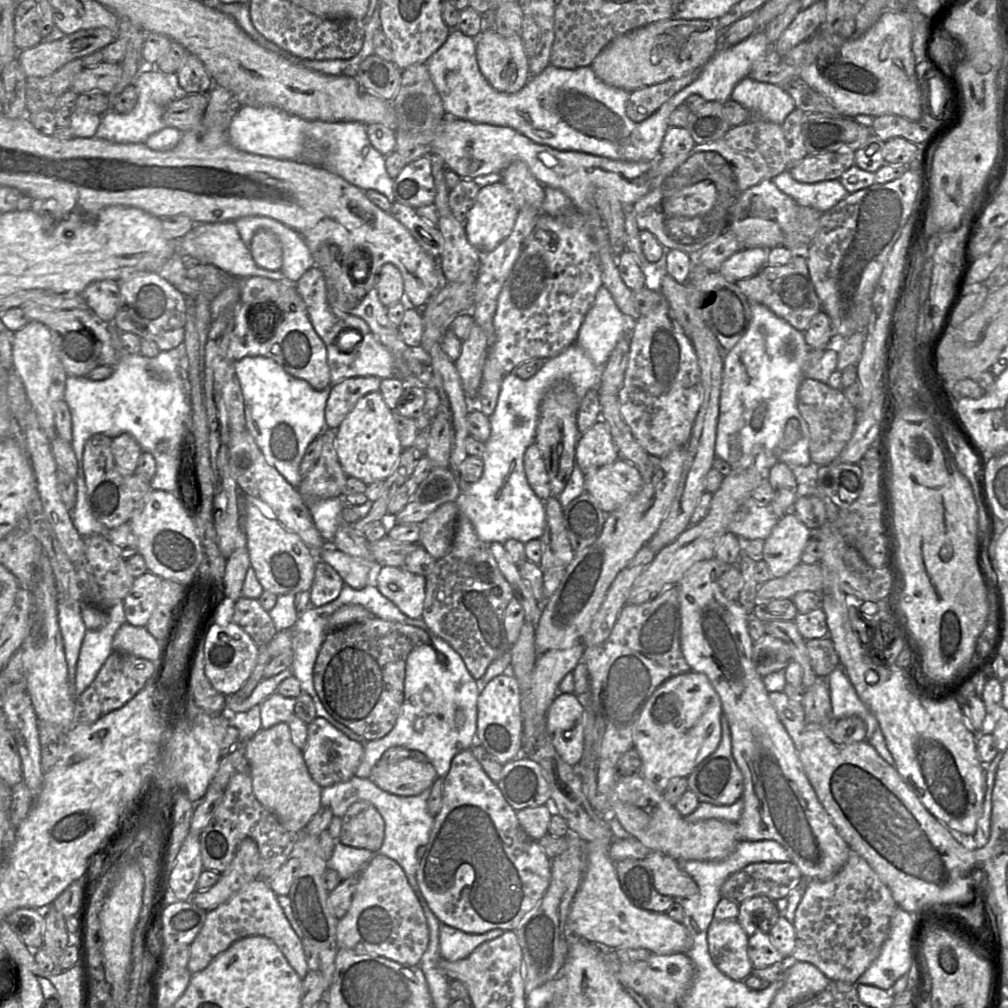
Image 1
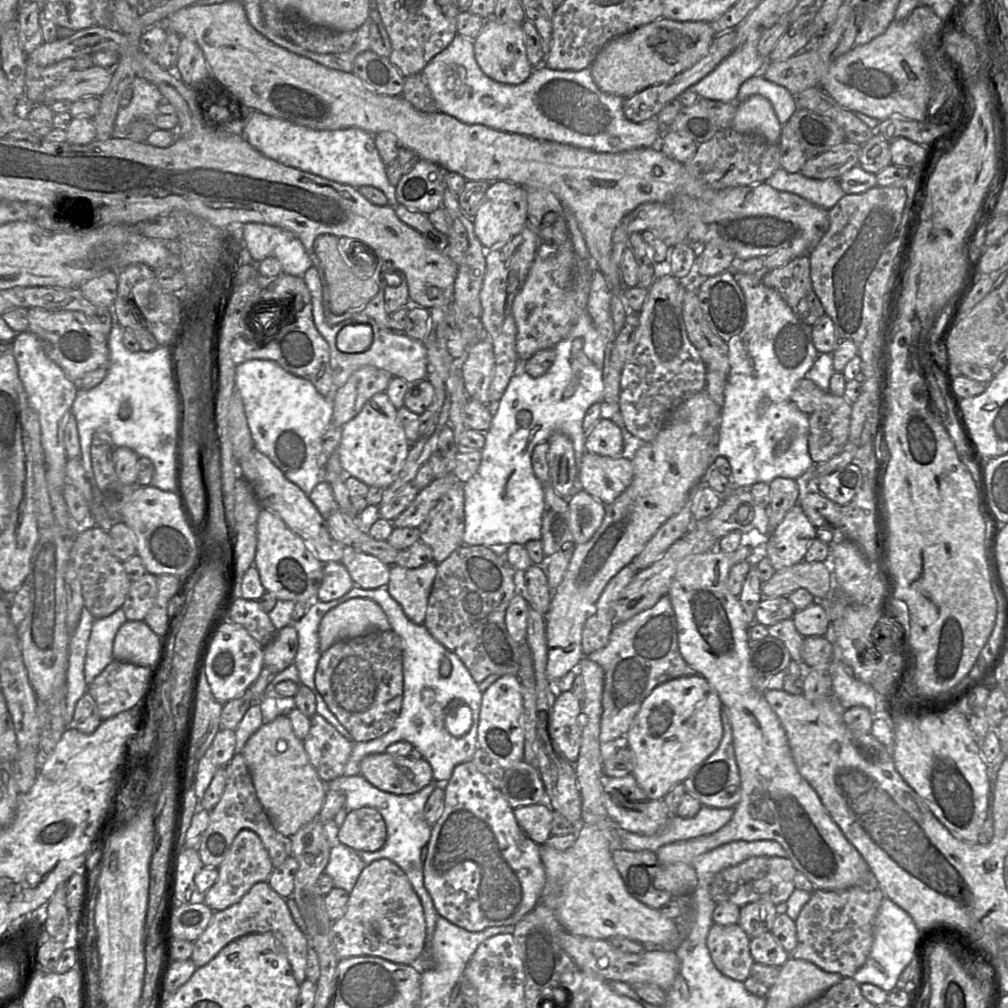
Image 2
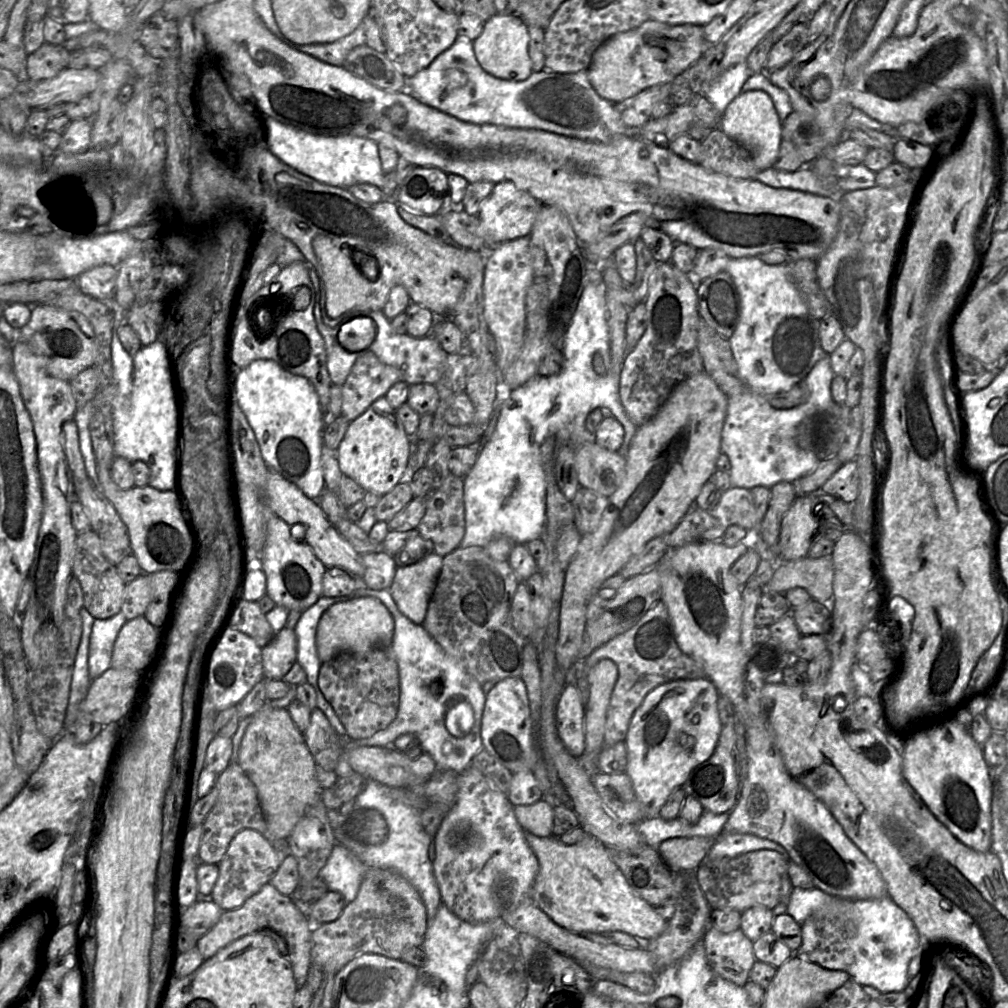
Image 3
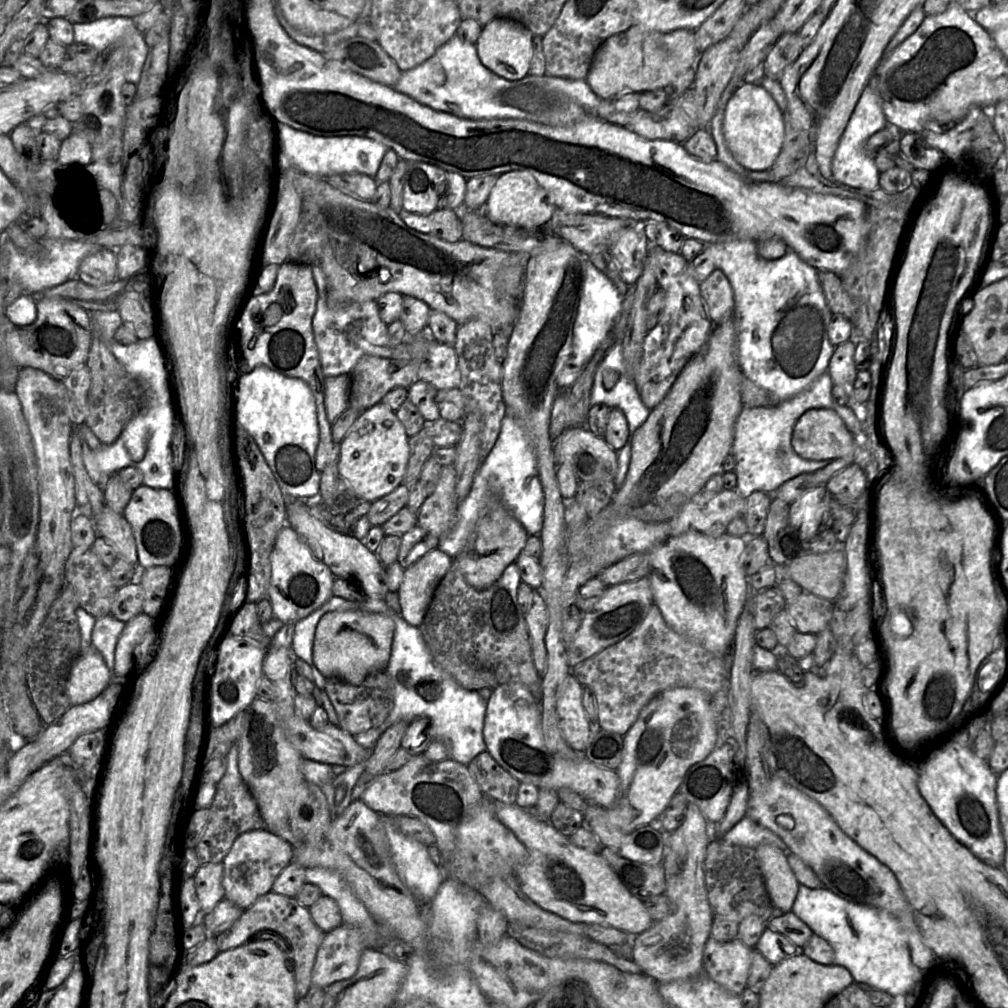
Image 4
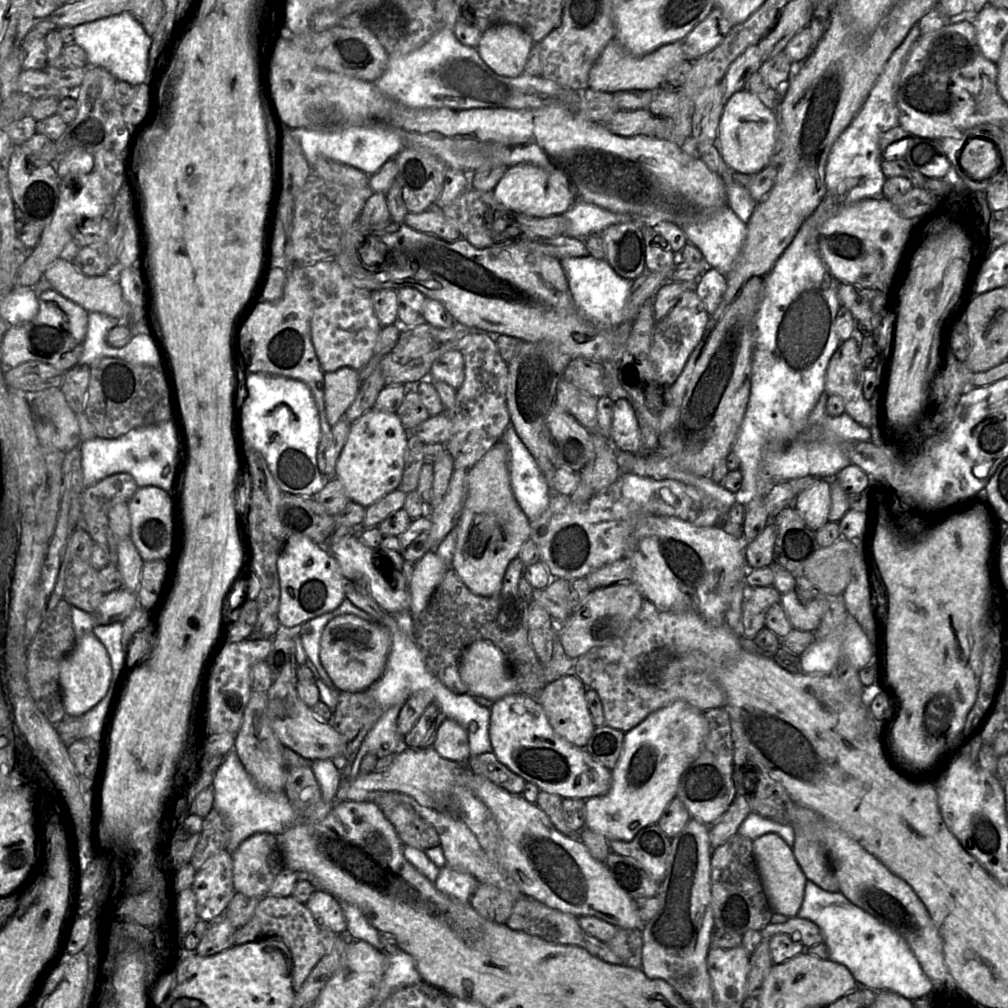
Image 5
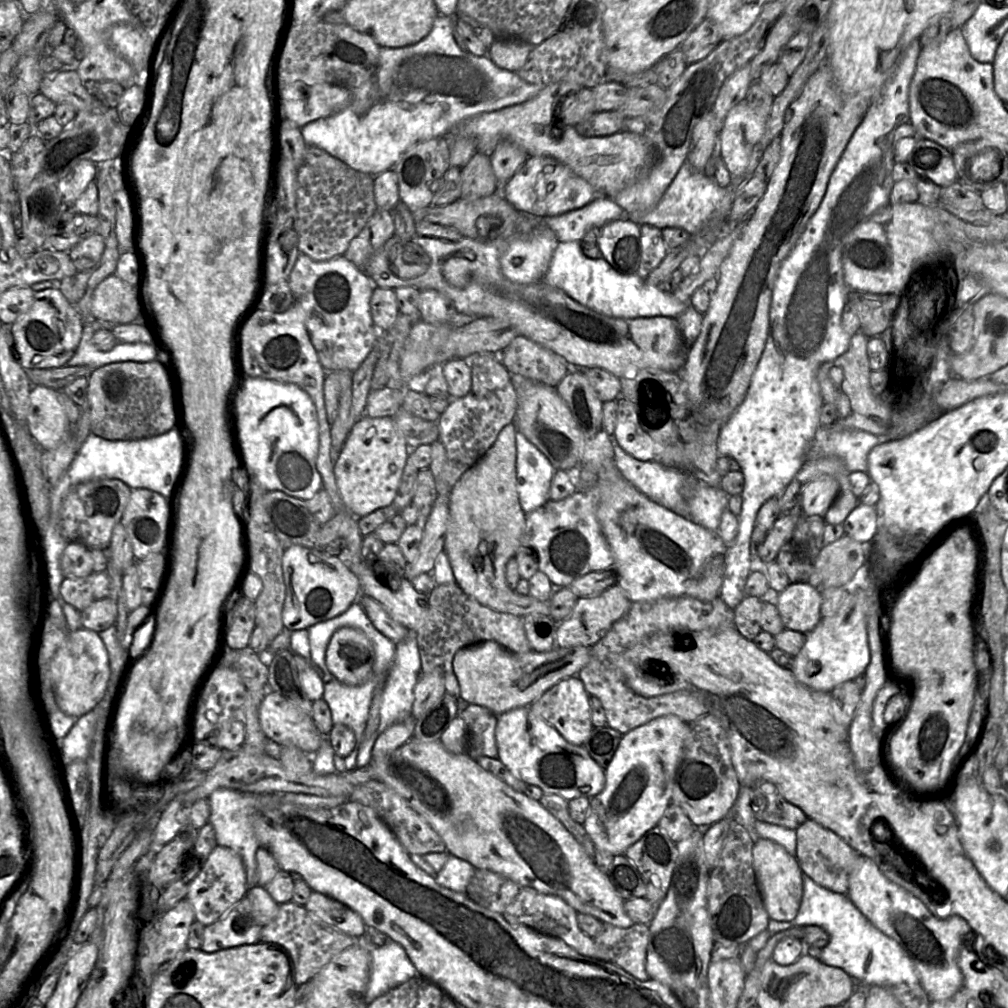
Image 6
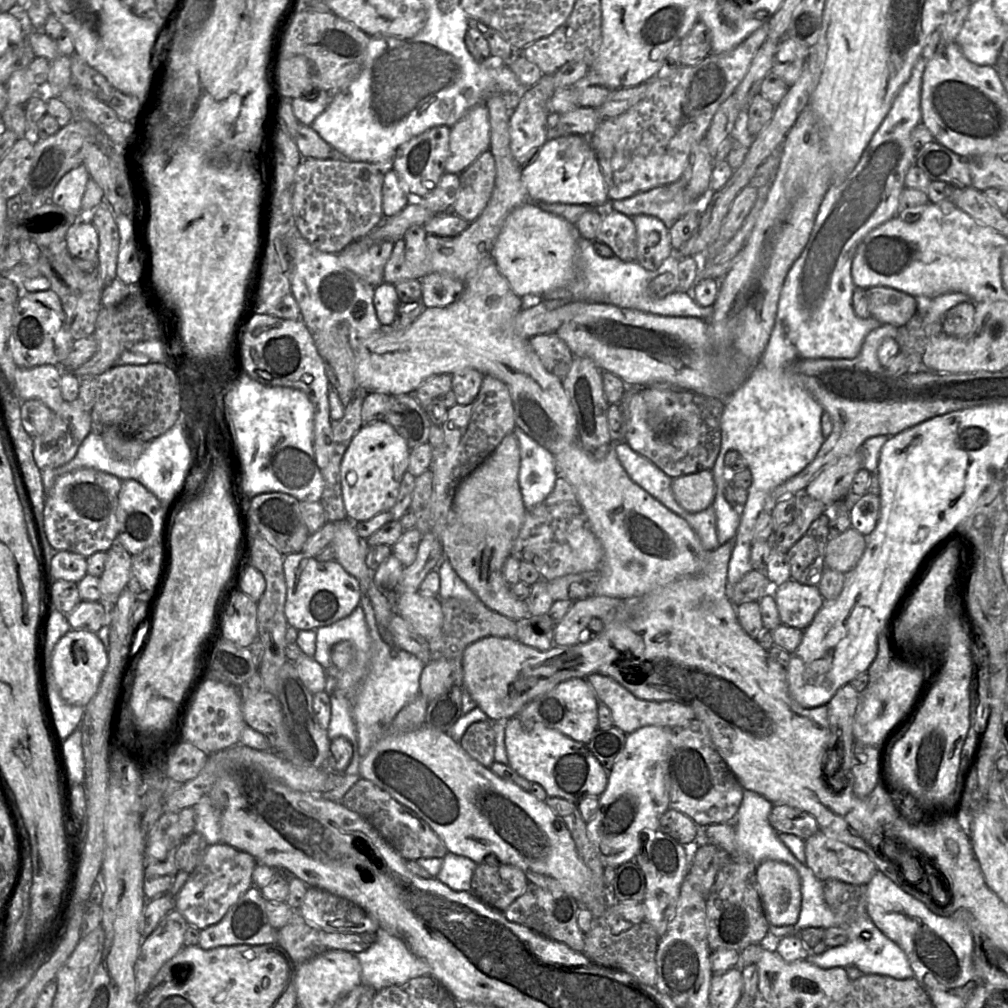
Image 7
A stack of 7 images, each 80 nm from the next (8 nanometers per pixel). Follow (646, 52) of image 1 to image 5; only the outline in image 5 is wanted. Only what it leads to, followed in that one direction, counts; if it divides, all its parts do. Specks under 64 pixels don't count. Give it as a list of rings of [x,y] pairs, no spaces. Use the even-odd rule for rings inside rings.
[[[614,38],[606,45],[591,68],[589,88],[612,94],[623,90],[656,90],[667,74],[685,59],[683,41],[663,45],[644,56],[635,56],[626,51]]]

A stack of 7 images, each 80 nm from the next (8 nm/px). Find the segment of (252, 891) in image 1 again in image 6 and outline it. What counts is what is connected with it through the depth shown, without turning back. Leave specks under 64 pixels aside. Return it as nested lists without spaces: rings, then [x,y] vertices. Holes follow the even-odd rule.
[[[289,901],[279,905],[277,916],[262,927],[260,942],[278,944],[288,952],[297,986],[308,982],[322,967],[347,948],[359,944],[360,937],[353,937],[327,925],[310,914],[302,905]]]

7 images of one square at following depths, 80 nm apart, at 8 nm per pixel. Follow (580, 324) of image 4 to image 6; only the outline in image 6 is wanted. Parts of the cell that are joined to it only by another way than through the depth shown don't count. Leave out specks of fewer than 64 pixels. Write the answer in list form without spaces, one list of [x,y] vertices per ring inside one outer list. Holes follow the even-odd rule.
[[[583,241],[559,243],[555,249],[544,280],[564,291],[580,304],[606,316],[615,318],[677,318],[689,306],[689,301],[680,301],[673,293],[646,283],[641,274],[622,275],[604,259],[592,259],[582,251]]]

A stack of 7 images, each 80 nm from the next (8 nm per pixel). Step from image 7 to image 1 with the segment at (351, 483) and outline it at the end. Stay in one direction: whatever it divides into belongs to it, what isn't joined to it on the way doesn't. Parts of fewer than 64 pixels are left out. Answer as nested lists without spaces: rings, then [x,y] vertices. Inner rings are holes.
[[[380,391],[371,392],[358,400],[336,429],[335,448],[347,477],[355,477],[369,485],[376,481],[385,481],[391,475],[403,449],[394,411],[387,406]]]

